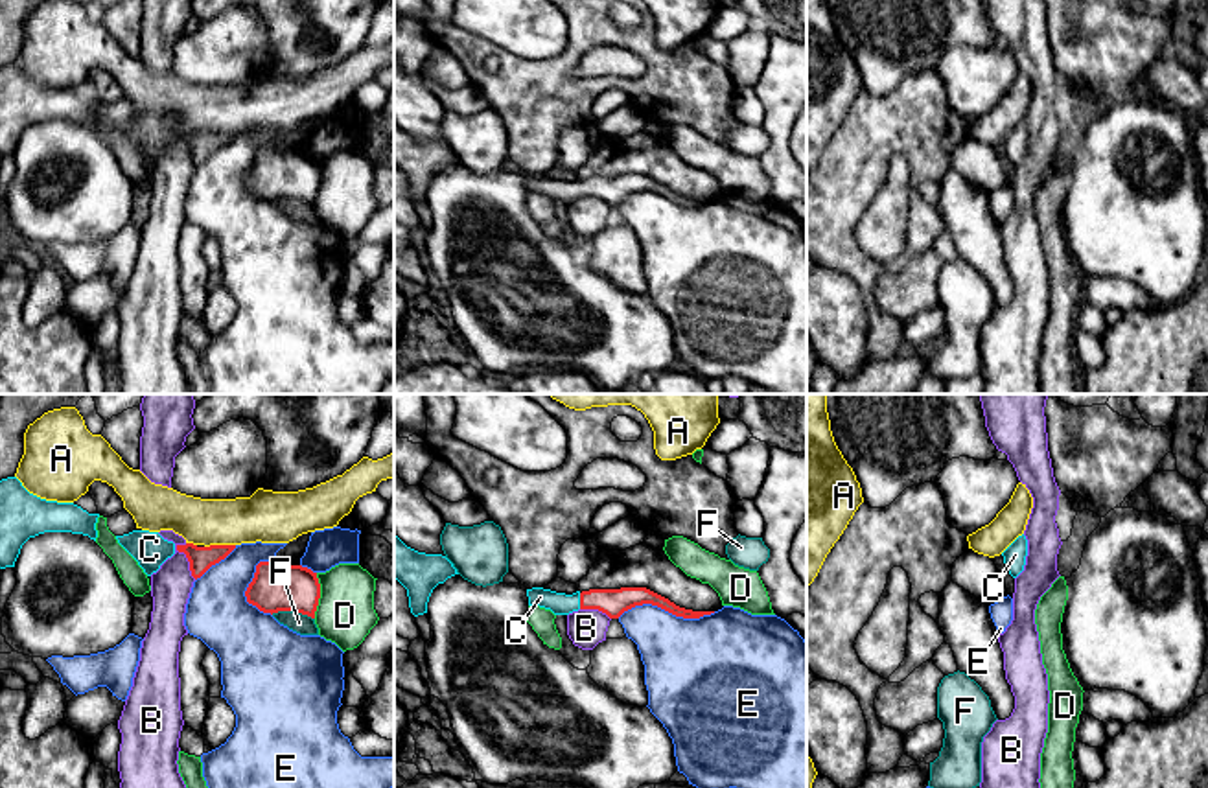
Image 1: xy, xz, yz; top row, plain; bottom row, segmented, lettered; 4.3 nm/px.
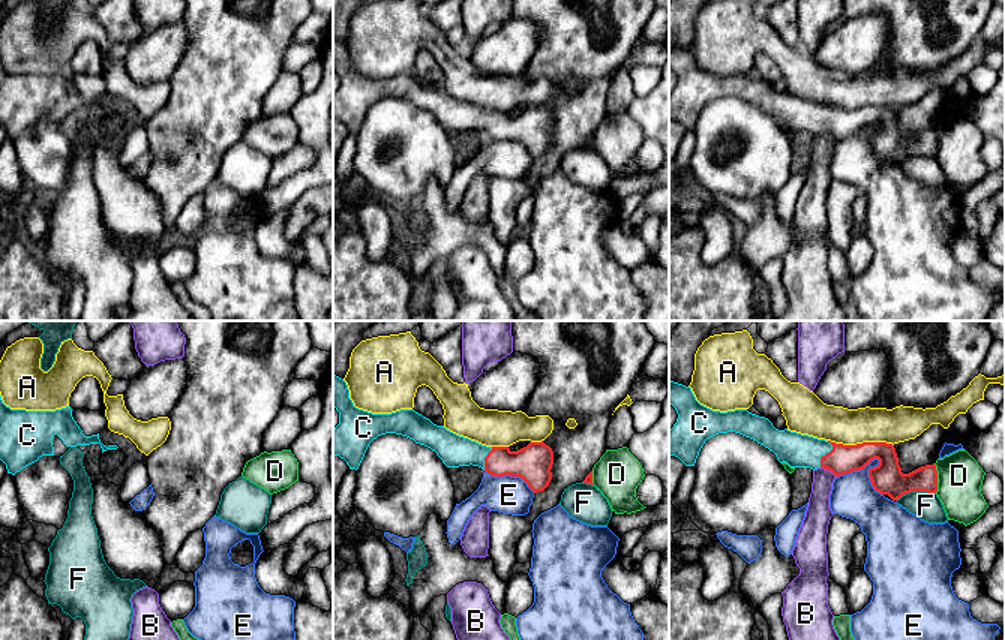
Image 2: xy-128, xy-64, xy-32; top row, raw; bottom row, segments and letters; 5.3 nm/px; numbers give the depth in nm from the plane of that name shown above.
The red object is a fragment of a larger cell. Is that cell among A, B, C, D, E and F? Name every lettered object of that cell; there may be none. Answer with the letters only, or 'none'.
C

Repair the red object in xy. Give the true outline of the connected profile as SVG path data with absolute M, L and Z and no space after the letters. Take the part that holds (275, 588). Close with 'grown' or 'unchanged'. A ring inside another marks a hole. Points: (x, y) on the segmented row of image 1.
M260 562L245 597L263 613L295 611L315 619L320 584L308 567Z; unchanged

